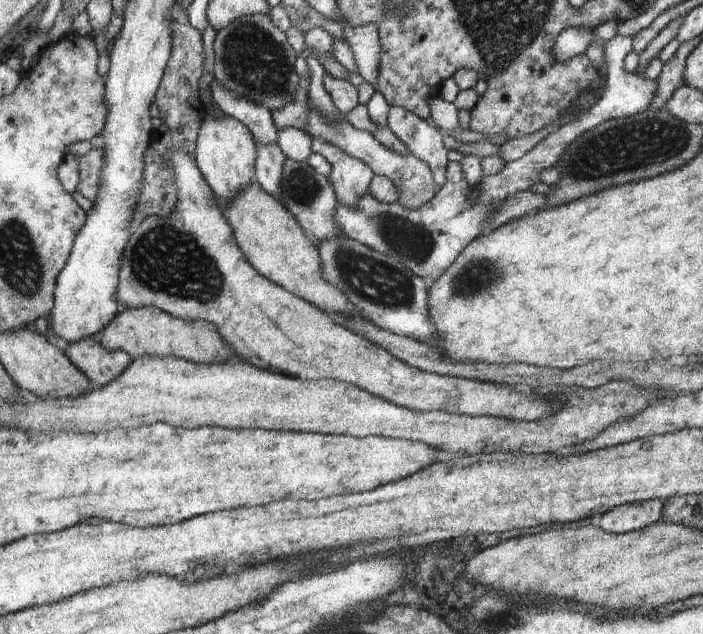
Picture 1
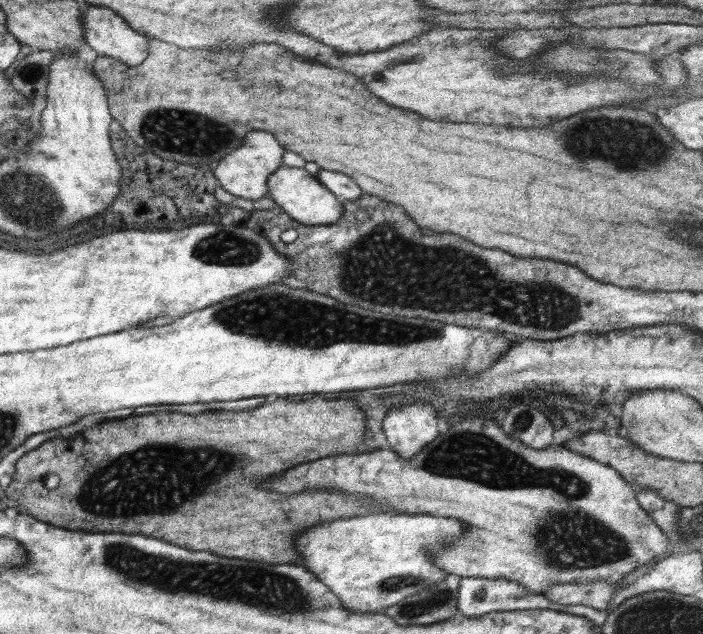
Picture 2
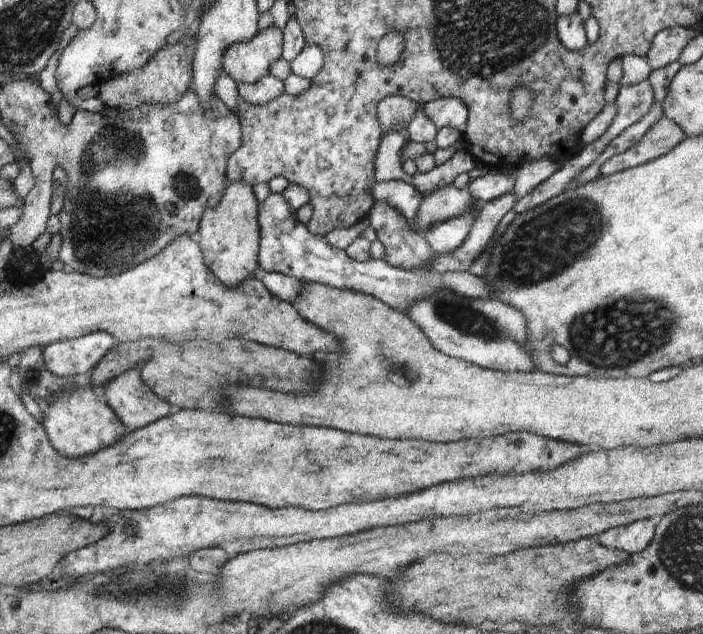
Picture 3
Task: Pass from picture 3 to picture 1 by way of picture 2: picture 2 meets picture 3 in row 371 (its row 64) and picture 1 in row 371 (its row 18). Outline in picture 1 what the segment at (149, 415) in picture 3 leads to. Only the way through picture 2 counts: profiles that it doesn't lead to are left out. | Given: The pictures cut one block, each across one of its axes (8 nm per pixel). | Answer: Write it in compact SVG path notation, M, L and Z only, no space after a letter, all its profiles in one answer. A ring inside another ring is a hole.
M92 337L69 344L64 354L91 380L95 387L110 384L134 360L124 351L106 350Z

